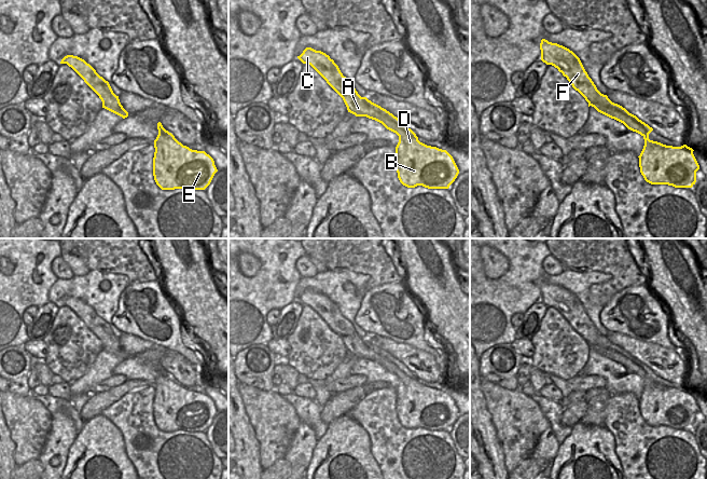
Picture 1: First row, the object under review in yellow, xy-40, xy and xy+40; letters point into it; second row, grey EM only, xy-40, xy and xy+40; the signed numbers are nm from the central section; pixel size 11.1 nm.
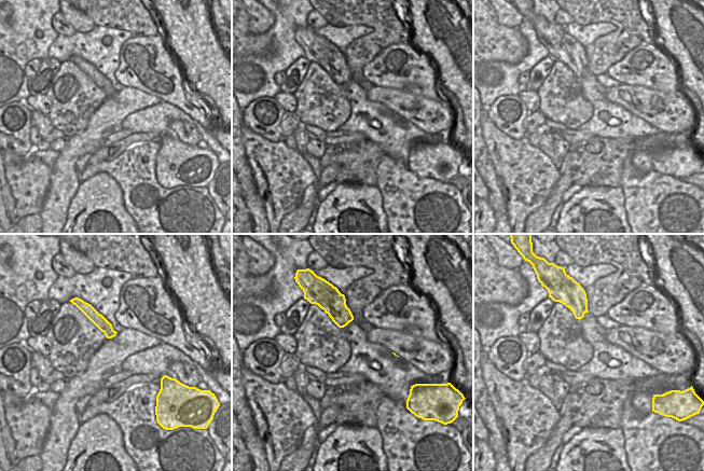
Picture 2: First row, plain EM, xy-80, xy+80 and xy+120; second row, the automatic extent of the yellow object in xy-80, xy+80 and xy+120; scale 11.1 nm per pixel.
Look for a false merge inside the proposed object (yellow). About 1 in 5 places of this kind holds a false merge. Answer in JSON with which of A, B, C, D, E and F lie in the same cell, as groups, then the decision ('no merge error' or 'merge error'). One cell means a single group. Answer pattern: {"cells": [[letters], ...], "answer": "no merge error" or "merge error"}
{"cells": [["A", "B", "C", "D", "E", "F"]], "answer": "no merge error"}

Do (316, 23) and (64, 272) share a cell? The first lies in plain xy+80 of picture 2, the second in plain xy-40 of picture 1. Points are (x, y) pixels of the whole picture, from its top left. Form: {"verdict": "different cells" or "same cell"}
{"verdict": "same cell"}

